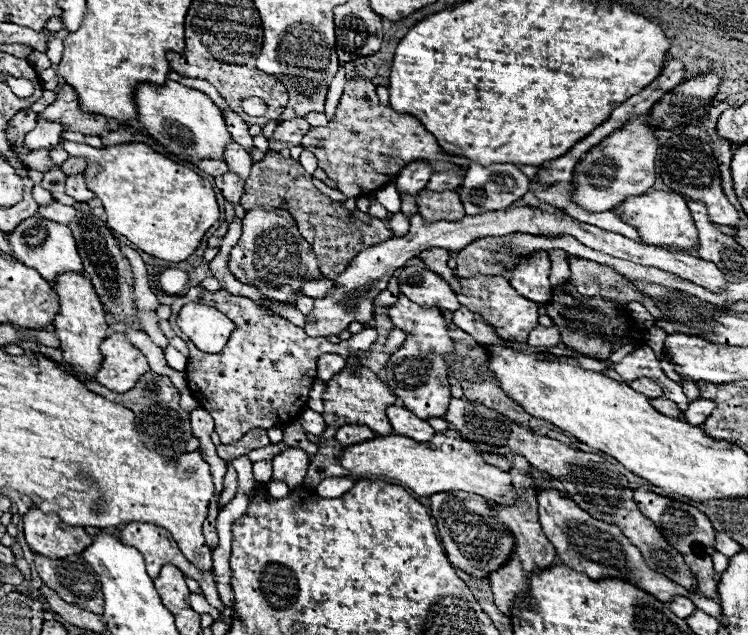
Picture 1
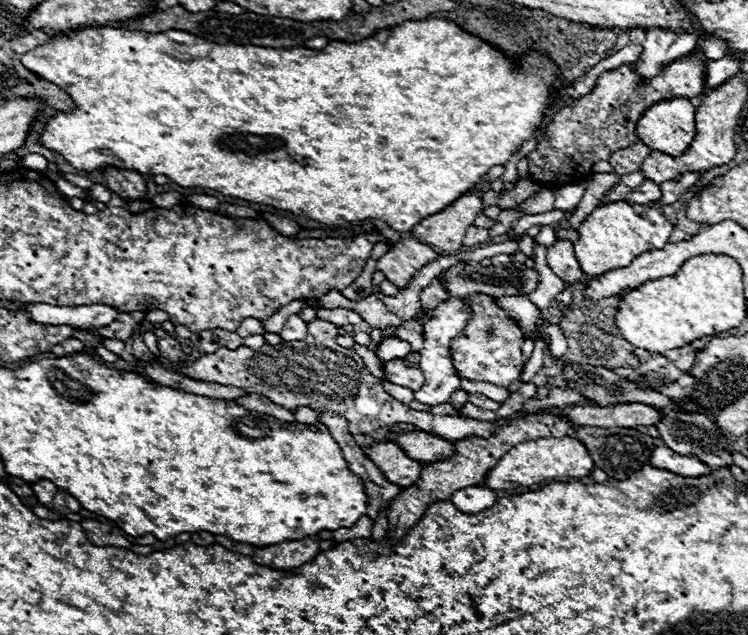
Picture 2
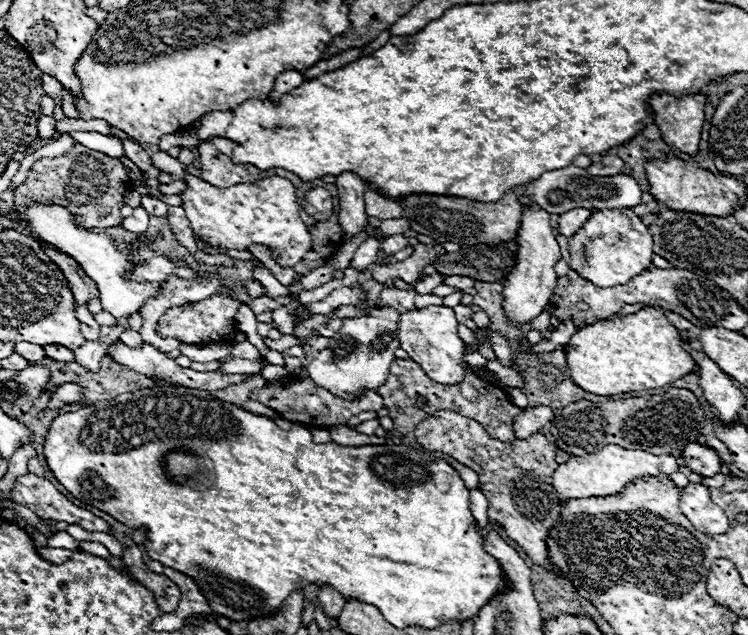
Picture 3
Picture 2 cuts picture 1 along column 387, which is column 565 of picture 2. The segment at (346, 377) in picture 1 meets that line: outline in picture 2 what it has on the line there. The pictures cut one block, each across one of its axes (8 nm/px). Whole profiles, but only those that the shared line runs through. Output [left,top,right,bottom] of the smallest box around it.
[388,386,586,540]

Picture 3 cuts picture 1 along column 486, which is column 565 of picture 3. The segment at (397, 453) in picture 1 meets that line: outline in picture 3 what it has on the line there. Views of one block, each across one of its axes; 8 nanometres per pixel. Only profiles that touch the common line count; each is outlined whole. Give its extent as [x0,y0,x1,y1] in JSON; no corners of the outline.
[552,446,680,500]

